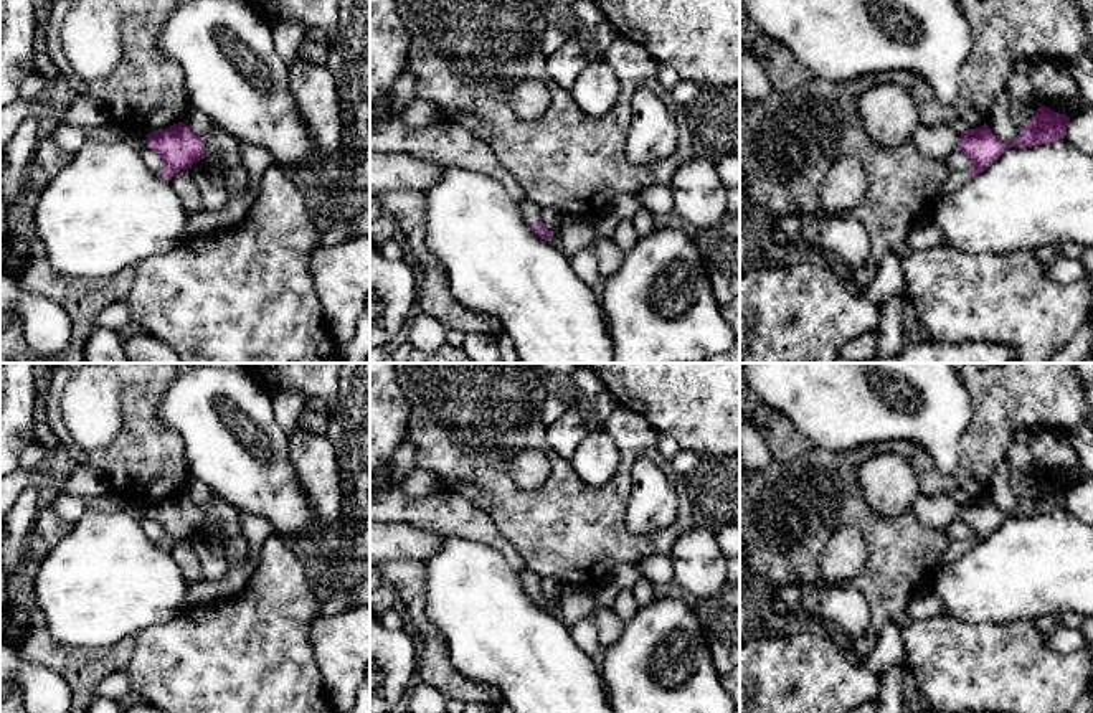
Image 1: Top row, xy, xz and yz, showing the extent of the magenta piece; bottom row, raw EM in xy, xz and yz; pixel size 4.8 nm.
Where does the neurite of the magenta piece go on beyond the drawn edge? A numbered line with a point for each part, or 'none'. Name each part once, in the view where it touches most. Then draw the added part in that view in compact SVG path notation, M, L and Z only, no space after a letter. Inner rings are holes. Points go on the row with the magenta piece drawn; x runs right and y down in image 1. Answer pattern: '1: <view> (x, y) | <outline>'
1: xz (530, 210) | M530 198L522 200L518 205L528 223L540 221L540 211L542 211L540 205L533 203Z

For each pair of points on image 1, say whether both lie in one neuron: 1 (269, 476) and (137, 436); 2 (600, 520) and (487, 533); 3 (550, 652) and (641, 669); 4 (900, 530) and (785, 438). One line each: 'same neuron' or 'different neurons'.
1: different neurons
2: different neurons
3: different neurons
4: same neuron

